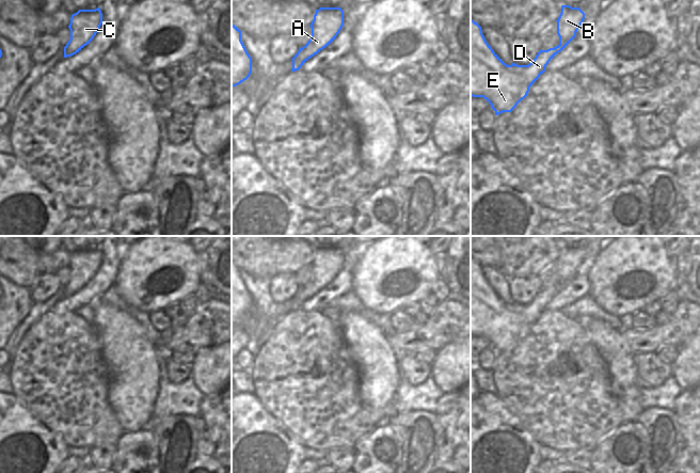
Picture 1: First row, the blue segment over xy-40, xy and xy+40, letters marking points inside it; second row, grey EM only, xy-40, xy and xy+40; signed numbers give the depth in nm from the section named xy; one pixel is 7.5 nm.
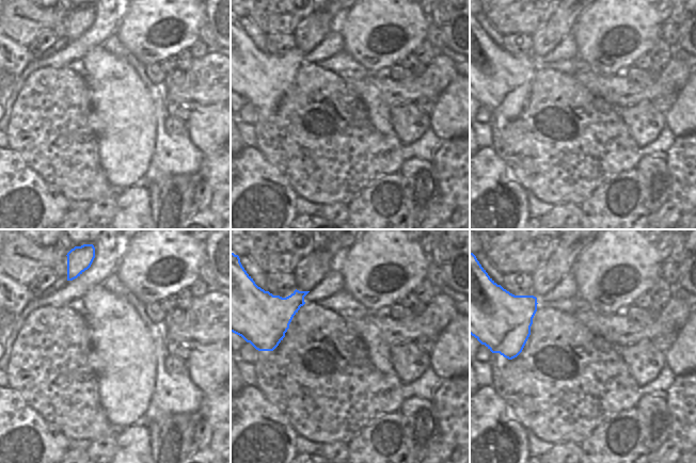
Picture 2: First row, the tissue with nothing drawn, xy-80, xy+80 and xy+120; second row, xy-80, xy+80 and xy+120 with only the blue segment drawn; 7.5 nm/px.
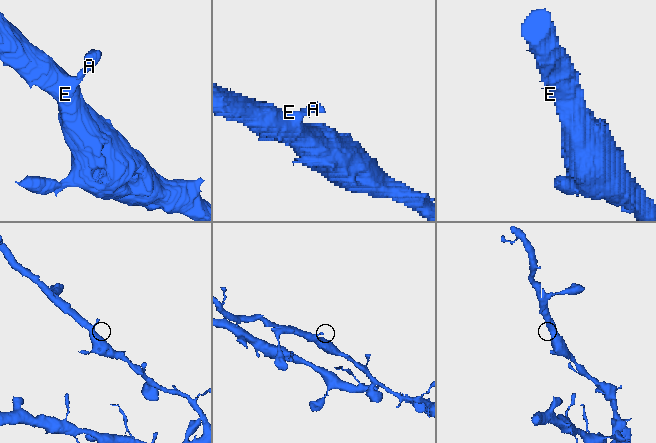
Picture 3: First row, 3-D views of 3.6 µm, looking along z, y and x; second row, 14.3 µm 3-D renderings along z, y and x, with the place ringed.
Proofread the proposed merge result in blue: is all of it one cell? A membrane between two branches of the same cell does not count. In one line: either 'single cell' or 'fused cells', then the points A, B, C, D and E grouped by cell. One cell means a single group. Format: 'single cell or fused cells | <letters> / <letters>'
single cell | A B C D E

